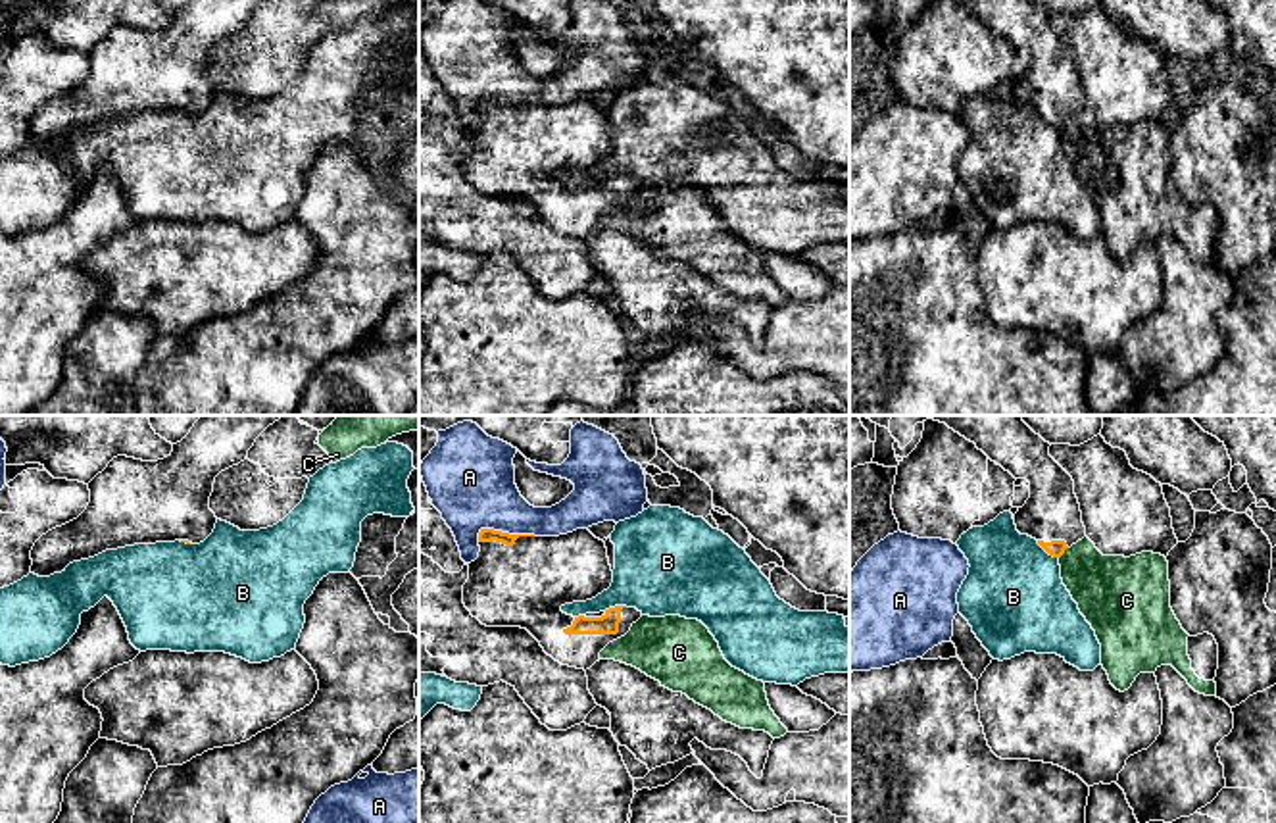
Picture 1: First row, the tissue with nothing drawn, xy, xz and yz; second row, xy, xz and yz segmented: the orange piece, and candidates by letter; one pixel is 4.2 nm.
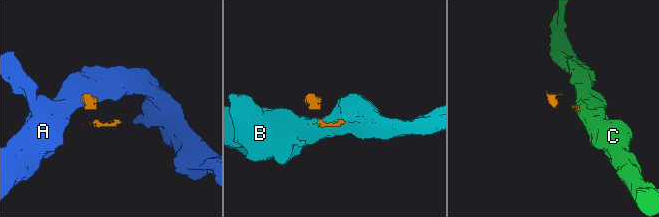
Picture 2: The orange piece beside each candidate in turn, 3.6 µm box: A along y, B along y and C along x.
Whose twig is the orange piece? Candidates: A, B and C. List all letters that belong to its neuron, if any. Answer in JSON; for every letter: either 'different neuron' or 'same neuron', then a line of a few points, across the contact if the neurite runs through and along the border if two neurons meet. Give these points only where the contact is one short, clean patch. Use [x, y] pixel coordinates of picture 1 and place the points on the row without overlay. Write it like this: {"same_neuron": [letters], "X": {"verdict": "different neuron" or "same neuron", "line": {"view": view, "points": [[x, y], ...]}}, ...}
{"same_neuron": [], "A": {"verdict": "different neuron", "line": {"view": "xz", "points": [[535, 104], [483, 99], [477, 110]]}}, "B": {"verdict": "different neuron"}, "C": {"verdict": "different neuron", "line": {"view": "yz", "points": [[1067, 116], [1059, 127]]}}}

